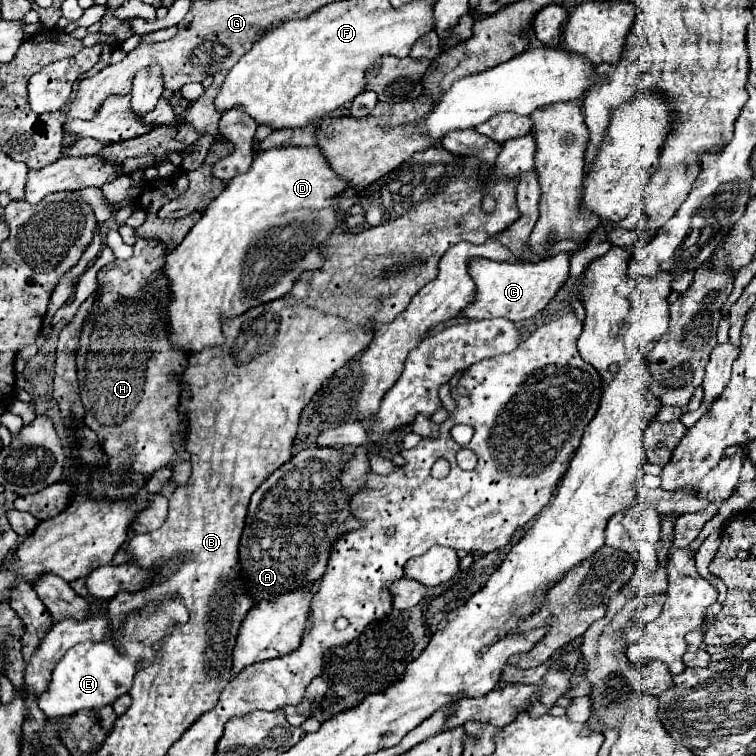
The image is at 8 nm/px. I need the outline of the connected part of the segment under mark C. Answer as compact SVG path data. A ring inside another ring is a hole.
M561 252L549 260L541 260L537 264L527 262L495 262L485 258L475 258L469 262L471 278L477 286L477 298L471 306L465 308L465 318L497 318L503 316L507 320L527 320L539 314L549 300L555 298L559 288L569 278L569 252Z

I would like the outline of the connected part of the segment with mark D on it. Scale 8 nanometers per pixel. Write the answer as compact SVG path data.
M293 146L257 154L251 168L225 186L167 258L165 274L173 290L173 302L169 304L169 322L173 322L175 334L173 346L187 352L197 352L205 346L221 346L225 342L221 334L223 316L231 318L261 302L285 296L301 272L321 266L323 258L319 246L329 236L329 230L333 230L337 212L333 198L341 192L339 178L325 166L325 158L317 154L317 146Z

